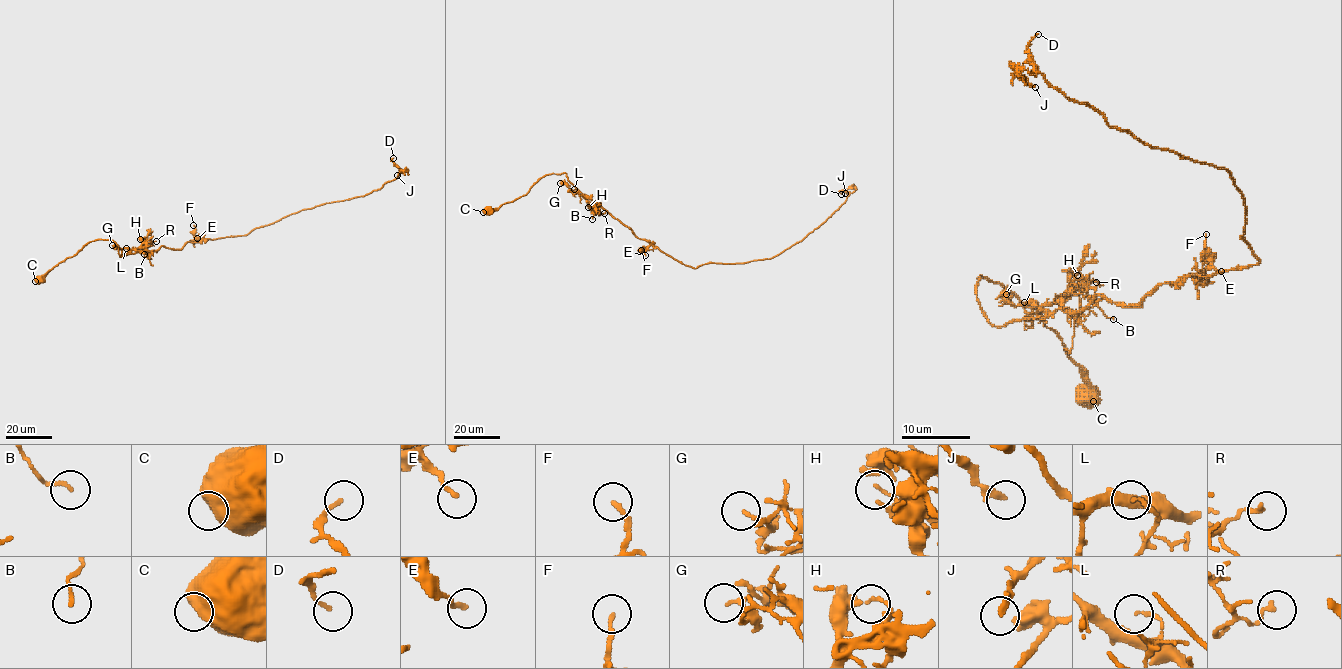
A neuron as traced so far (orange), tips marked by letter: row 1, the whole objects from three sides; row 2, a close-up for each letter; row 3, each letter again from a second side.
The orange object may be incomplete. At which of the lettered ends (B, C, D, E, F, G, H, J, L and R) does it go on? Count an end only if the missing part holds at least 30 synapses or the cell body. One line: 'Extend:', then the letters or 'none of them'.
Extend: none of them

